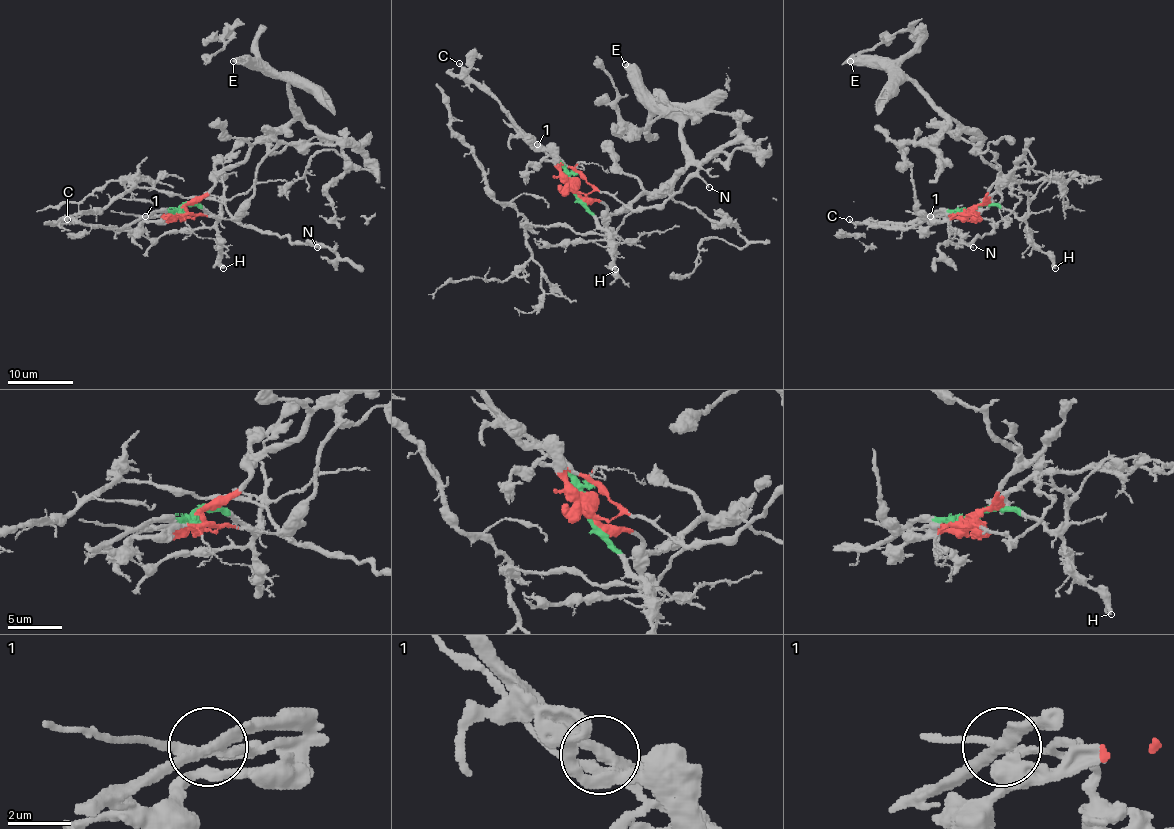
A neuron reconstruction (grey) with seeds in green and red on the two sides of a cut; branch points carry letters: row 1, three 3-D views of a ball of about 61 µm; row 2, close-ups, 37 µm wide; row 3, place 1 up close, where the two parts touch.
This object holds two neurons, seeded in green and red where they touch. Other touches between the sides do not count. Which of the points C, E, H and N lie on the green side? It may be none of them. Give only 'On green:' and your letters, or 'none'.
On green: C, H

